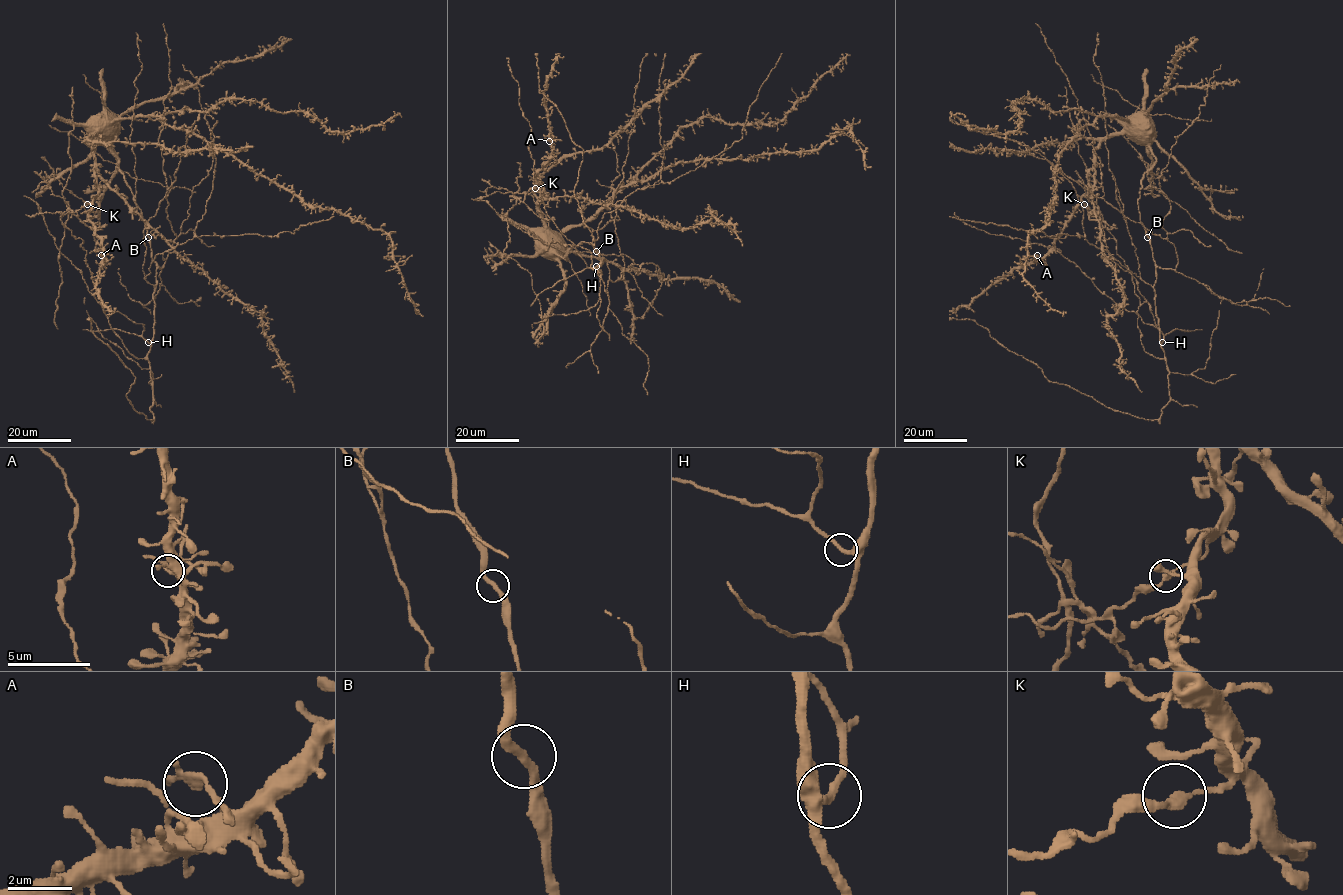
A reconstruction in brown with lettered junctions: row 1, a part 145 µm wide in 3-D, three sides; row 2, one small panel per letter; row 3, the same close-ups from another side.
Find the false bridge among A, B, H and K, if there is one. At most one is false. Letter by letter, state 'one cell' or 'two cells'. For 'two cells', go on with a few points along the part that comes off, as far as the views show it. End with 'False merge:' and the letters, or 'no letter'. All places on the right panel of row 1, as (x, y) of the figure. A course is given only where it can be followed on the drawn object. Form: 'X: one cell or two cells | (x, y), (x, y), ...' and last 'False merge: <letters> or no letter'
A: one cell
B: one cell
H: one cell
K: two cells
False merge: K

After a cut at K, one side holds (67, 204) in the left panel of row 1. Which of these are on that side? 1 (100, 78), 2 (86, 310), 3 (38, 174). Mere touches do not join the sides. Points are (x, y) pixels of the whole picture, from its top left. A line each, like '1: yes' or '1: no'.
1: no
2: no
3: yes

